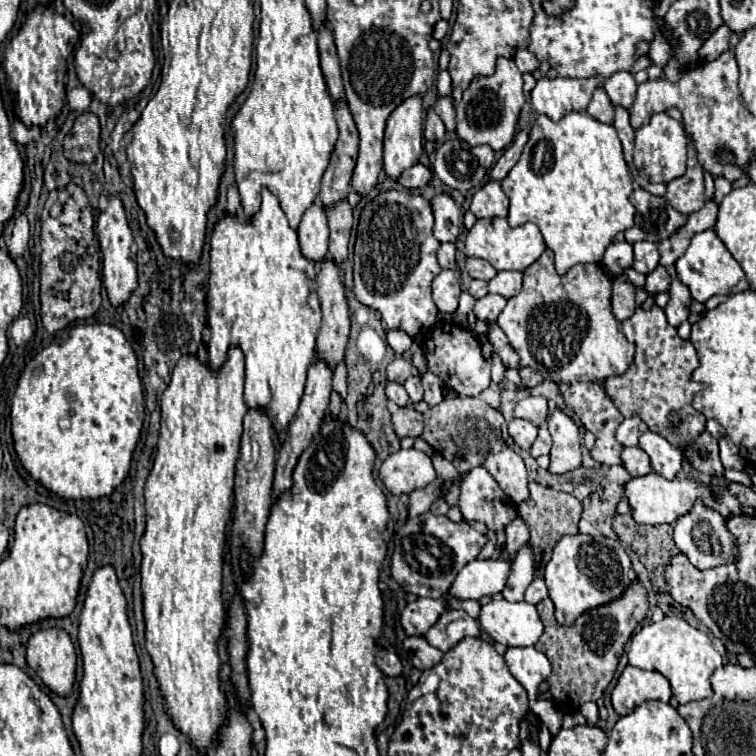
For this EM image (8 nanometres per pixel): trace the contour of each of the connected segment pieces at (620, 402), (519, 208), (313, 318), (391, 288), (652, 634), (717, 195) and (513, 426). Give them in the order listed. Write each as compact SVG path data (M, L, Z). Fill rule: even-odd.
M652 305L648 311L638 309L630 319L622 321L622 333L636 345L636 357L634 357L632 367L624 375L606 379L604 387L606 387L608 395L612 397L612 401L616 403L616 407L620 409L620 413L624 417L638 415L648 425L650 431L668 439L668 443L672 443L678 451L688 453L690 443L694 443L696 437L706 429L706 417L700 415L700 411L696 411L692 407L692 399L694 399L696 391L700 391L700 387L696 387L696 383L692 383L692 379L690 379L692 371L698 367L698 355L696 355L694 345L690 341L680 339L676 329L672 325L668 325L664 309L660 309L658 305Z
M586 111L568 113L558 123L546 115L538 115L518 163L510 169L508 177L502 179L502 189L510 199L508 223L520 227L530 221L540 229L546 247L556 257L558 275L564 275L578 263L600 263L616 233L626 231L634 223L636 209L628 199L632 193L632 173L624 161L618 133L612 125L592 119Z
M264 187L262 189L262 205L260 209L248 217L244 221L246 225L240 229L240 219L238 215L226 213L224 217L218 219L218 223L212 229L212 237L210 237L210 281L208 281L208 323L210 323L210 343L208 343L208 351L210 351L210 367L220 367L226 359L228 347L232 343L236 343L244 355L246 355L246 405L248 407L268 407L268 415L272 415L272 423L276 423L276 435L280 439L280 443L284 441L284 427L288 427L288 419L292 419L292 415L296 415L296 407L300 403L300 395L304 393L304 379L306 379L306 369L308 363L312 363L312 357L316 353L316 335L320 329L320 301L318 301L318 293L316 293L316 263L308 257L302 255L300 251L300 243L298 243L298 233L296 229L292 229L288 225L286 213L282 211L278 199Z
M406 189L380 191L374 199L370 199L364 205L360 213L354 243L354 293L360 303L380 313L386 331L400 329L406 335L416 337L422 329L428 329L436 323L438 309L432 301L432 279L440 273L440 265L436 261L436 249L440 247L440 241L432 235L432 227L432 203L422 195L410 193Z
M670 615L658 623L642 625L642 629L632 637L632 645L628 649L628 663L638 669L662 673L670 681L674 699L684 705L712 695L710 675L722 665L722 657L712 647L708 635L690 627L684 619Z
M716 177L716 191L714 191L714 199L716 199L716 203L720 203L722 201L722 197L724 195L728 195L730 191L732 191L732 185L730 185L730 181L728 179L724 179L724 177Z
M512 419L508 423L508 433L520 449L528 451L532 447L536 435L538 435L538 429L532 427L532 423L528 423L526 419Z

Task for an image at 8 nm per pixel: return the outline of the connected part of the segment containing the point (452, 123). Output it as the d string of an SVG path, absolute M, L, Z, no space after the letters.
M442 97L436 101L434 111L440 115L440 119L446 125L446 131L454 131L456 129L456 113L454 113L454 105L450 97Z

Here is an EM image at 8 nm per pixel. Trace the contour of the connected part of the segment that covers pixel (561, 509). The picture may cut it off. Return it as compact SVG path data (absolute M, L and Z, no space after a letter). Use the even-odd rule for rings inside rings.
M530 483L530 497L518 505L518 515L530 529L530 541L528 547L534 553L534 577L544 575L544 565L548 563L552 555L552 547L564 537L564 535L576 535L578 533L578 521L580 521L582 505L574 495L552 491L550 487L544 487L540 483Z

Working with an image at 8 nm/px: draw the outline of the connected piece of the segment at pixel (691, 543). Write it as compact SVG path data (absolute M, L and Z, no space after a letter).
M696 499L692 509L676 521L674 541L676 541L678 549L684 555L688 555L690 563L694 567L700 567L700 569L716 567L720 563L730 563L734 559L734 555L732 555L734 539L732 539L732 535L728 535L728 531L724 527L724 517L718 511L706 507L702 499Z

